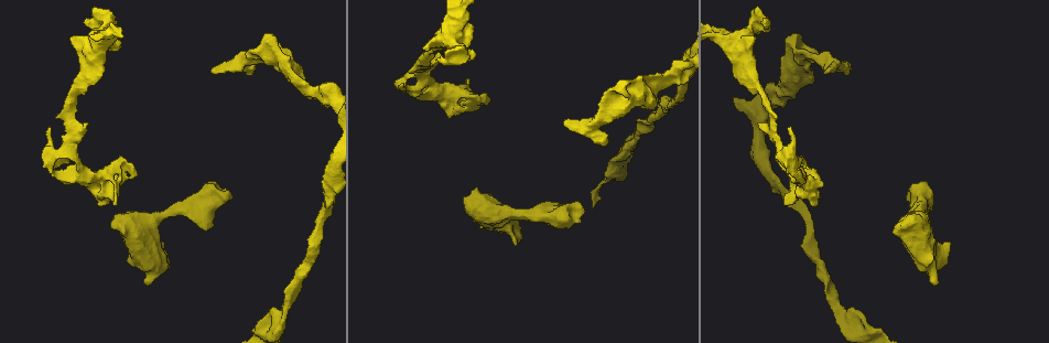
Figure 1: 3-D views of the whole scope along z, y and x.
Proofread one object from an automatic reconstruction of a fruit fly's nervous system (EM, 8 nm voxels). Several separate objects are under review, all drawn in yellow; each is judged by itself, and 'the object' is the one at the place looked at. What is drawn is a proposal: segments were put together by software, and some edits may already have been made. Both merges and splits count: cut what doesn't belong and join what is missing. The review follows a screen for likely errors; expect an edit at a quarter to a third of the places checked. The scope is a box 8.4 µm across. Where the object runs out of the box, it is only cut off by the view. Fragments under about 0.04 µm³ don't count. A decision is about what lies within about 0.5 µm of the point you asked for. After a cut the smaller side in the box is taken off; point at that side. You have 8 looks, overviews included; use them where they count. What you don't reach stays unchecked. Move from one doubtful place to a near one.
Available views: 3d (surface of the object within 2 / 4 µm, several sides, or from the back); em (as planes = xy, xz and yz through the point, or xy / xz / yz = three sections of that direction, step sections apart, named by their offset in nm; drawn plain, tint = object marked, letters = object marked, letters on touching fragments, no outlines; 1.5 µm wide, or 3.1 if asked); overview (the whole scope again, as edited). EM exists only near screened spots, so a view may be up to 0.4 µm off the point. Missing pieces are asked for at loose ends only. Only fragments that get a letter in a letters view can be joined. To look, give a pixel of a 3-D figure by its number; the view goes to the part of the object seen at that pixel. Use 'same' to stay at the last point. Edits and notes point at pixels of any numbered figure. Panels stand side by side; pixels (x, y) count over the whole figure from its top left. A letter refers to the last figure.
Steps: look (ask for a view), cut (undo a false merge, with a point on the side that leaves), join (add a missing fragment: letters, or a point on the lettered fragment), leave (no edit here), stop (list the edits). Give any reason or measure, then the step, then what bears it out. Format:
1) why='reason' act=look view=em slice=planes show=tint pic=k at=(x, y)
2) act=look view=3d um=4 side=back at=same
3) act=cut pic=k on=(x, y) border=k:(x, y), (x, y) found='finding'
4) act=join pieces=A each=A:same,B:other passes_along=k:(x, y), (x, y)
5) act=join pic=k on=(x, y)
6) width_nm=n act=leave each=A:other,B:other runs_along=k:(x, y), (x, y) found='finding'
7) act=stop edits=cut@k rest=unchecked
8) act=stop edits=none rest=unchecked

why='an open end' act=look view=em slice=xz step=8 show=tint pic=1 at=(569, 119)

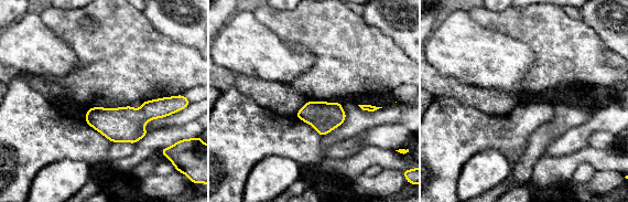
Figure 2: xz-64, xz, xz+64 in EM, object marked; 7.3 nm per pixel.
why='another direction' act=look view=em slice=planes show=letters at=same

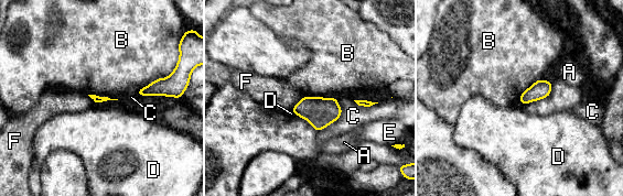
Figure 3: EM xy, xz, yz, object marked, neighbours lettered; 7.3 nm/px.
act=leave each=A:other,B:other,C:other,D:other,E:other,F:other border=3:(171, 73), (153, 79), (136, 94) found='none of them fits'

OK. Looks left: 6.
why='branch stops here' act=look view=em slice=planes show=letters pic=1 at=(939, 265)

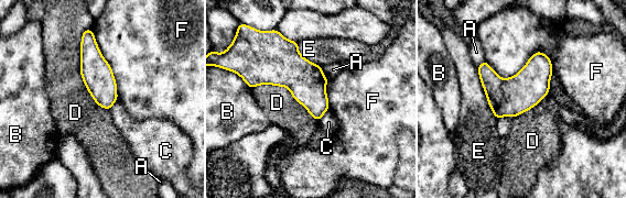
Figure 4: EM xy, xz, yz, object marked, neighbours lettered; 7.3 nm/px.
width_nm=220 act=leave each=A:other,B:other,C:other,D:other,E:other,F:other border=4:(88, 28), (81, 77), (108, 110) found='no lettered fragment goes on from it'

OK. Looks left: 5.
why='branch stops here' act=look view=em slice=planes show=letters pic=1 at=(813, 206)

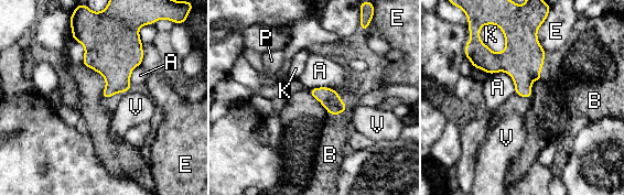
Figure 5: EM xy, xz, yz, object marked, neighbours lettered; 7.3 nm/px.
longest_contact=A:260nm act=join pieces=B each=A:other,B:same,E:other,K:other,P:other,V:other passes_along=5:(523, 56), (540, 68), (569, 85) found='the cell continues'

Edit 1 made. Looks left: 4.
act=stop edits=join@5 rest=unchecked

